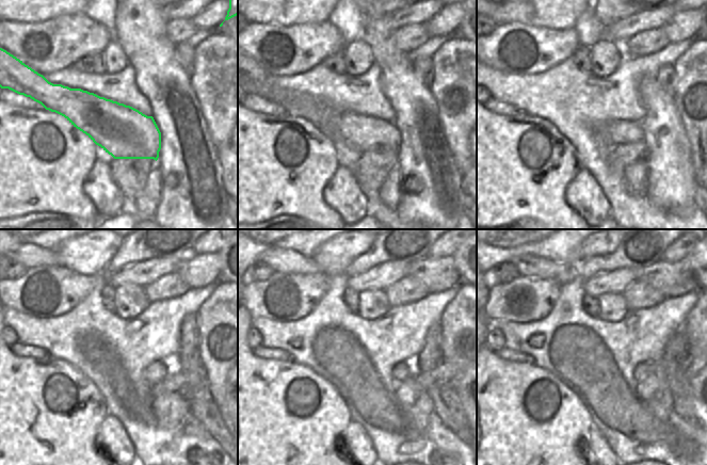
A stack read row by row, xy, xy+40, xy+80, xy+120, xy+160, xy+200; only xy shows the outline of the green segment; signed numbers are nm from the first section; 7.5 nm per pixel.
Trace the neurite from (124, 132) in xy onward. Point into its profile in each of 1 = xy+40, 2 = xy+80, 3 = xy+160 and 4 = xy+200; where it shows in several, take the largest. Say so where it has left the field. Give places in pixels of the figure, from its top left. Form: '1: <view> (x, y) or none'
1: xy+40 (365, 133)
2: xy+80 (620, 131)
3: xy+160 (400, 372)
4: xy+200 (640, 372)

